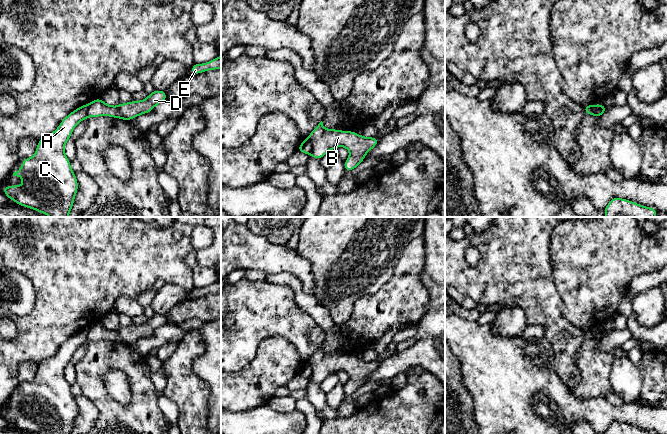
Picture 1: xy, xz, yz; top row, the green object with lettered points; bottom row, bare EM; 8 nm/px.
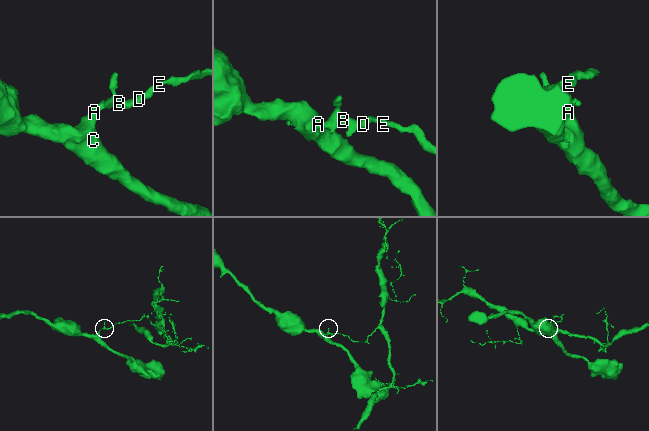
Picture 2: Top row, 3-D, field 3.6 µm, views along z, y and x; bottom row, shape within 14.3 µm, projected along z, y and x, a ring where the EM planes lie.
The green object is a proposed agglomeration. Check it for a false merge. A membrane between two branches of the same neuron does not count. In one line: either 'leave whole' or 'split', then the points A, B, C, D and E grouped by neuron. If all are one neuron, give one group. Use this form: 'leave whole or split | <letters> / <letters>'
split | A C / B D E

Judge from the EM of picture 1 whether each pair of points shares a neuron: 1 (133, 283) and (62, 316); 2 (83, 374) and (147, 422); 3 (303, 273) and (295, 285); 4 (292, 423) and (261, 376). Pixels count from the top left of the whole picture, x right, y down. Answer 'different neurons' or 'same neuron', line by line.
1: same neuron
2: same neuron
3: different neurons
4: different neurons

